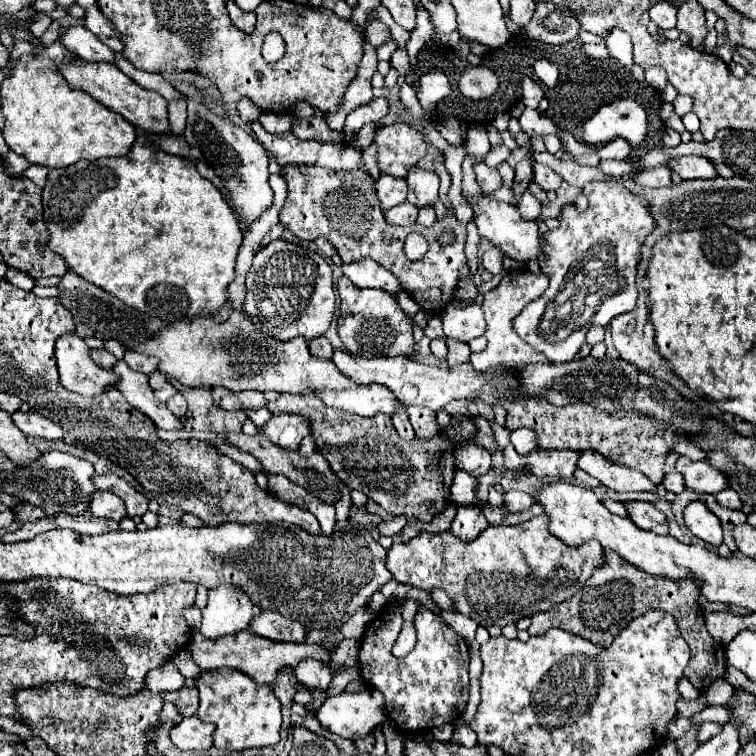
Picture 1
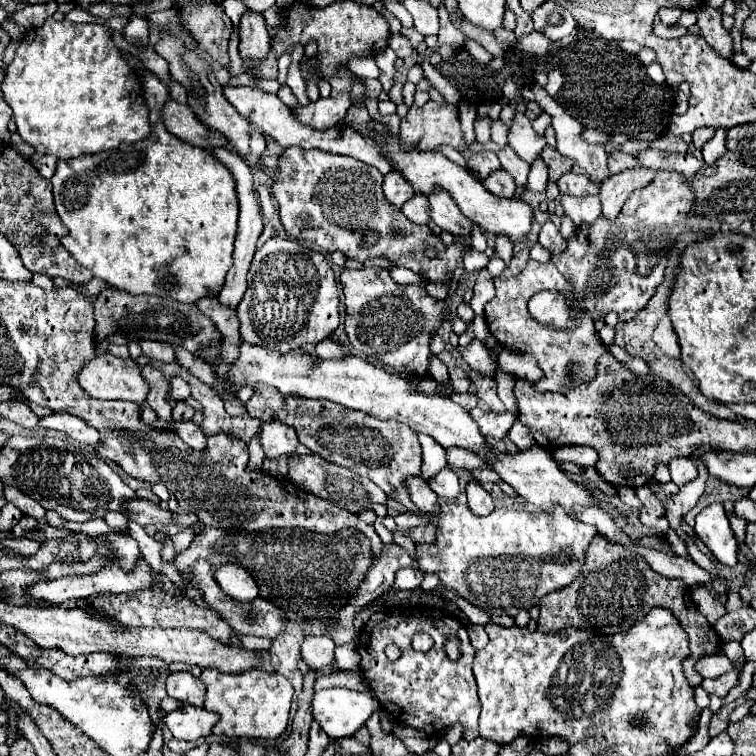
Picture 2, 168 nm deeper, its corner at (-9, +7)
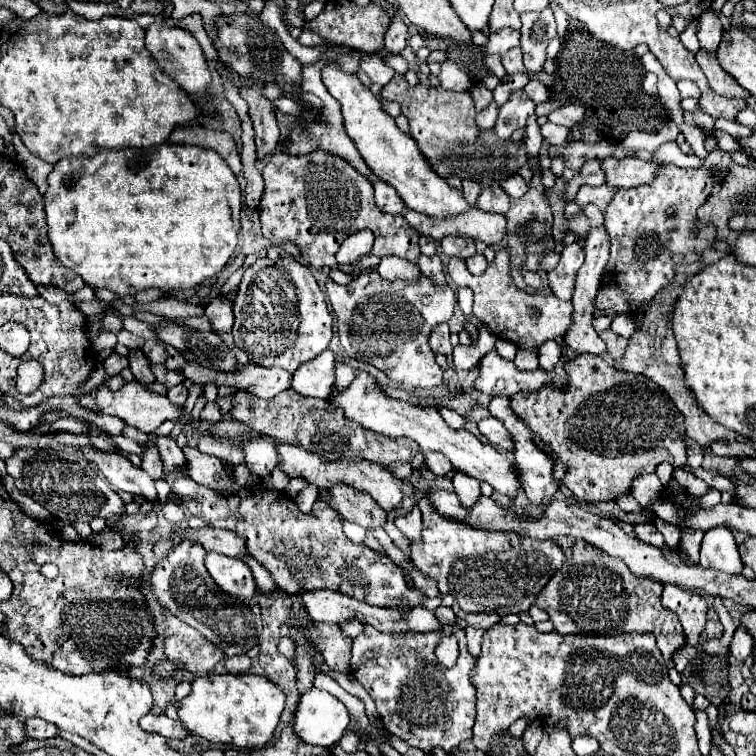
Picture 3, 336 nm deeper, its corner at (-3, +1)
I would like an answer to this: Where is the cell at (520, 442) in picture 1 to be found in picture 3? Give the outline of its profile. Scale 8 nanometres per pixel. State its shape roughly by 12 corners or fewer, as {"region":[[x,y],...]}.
{"region":[[485,418],[479,430],[501,452],[513,452],[513,436],[497,418]]}

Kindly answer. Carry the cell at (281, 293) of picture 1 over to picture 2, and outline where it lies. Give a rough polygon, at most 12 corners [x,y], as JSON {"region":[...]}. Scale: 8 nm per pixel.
{"region":[[287,238],[255,252],[243,342],[275,354],[339,326],[323,254]]}

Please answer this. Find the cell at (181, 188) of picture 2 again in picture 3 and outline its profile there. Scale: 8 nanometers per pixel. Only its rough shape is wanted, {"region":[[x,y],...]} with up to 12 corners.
{"region":[[213,150],[59,160],[59,262],[117,296],[191,290],[237,246]]}

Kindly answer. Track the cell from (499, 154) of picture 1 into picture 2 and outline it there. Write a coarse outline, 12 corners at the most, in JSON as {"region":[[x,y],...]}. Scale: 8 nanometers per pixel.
{"region":[[475,152],[469,172],[477,180],[485,180],[499,170],[495,152]]}

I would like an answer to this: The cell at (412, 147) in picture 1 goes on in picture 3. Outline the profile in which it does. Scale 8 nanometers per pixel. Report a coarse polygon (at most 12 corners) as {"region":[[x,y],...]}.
{"region":[[409,88],[411,138],[443,178],[491,186],[527,160],[521,144],[475,126],[469,92]]}

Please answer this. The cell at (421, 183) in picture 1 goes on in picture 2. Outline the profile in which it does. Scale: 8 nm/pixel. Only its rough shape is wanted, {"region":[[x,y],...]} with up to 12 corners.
{"region":[[437,190],[429,198],[431,220],[455,238],[471,236],[473,224]]}

